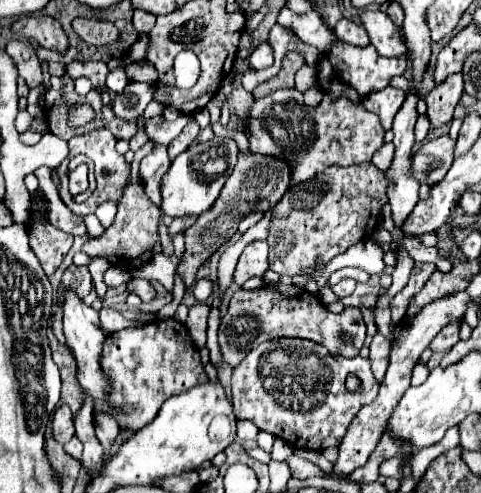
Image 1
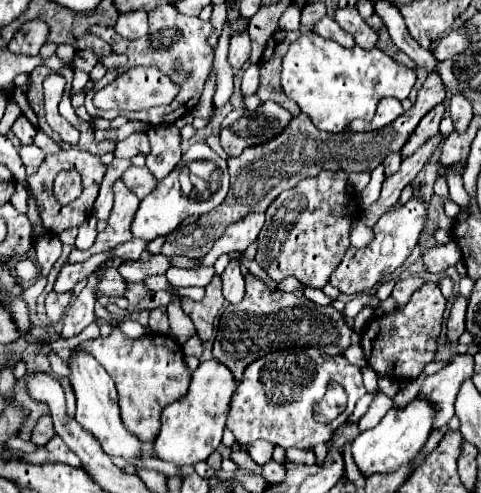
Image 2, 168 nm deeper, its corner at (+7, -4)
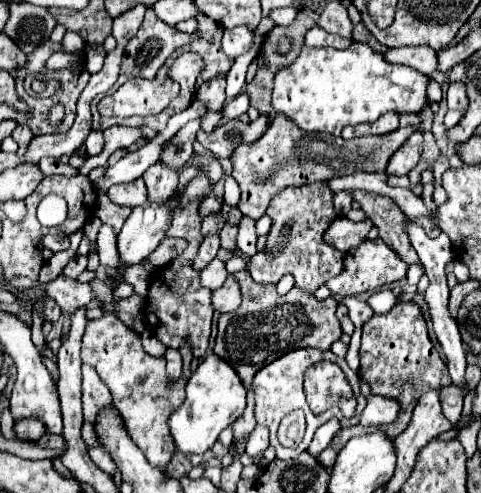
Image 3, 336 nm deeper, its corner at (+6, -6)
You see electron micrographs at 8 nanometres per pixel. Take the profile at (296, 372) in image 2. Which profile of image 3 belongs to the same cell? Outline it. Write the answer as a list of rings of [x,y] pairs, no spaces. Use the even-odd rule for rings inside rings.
[[[317,348],[293,350],[293,352],[285,354],[285,356],[281,356],[279,360],[267,364],[265,368],[261,368],[261,370],[255,374],[255,378],[253,378],[255,420],[257,420],[257,424],[269,428],[269,432],[271,432],[271,446],[277,450],[277,458],[279,458],[279,460],[297,458],[301,452],[305,452],[307,446],[309,446],[309,442],[311,442],[311,438],[313,438],[313,434],[315,434],[315,430],[317,430],[321,424],[325,424],[329,418],[337,418],[341,426],[355,426],[355,424],[359,424],[359,414],[361,414],[363,408],[365,408],[365,396],[363,396],[361,390],[359,390],[359,376],[347,366],[345,358],[337,358],[335,354],[333,354],[333,362],[341,366],[341,370],[345,372],[345,376],[347,376],[347,380],[349,380],[349,384],[351,384],[351,388],[353,388],[353,394],[355,394],[355,398],[357,398],[357,410],[355,410],[353,418],[345,418],[337,408],[331,408],[331,412],[323,412],[321,416],[315,416],[315,414],[307,408],[307,400],[305,400],[305,392],[303,392],[303,376],[305,376],[305,370],[307,370],[309,366],[325,360],[325,358],[327,358],[327,354],[321,352],[321,350],[317,350]],[[297,408],[301,408],[301,410],[305,412],[305,418],[307,418],[305,440],[303,440],[295,450],[291,450],[291,448],[281,448],[281,444],[279,444],[279,440],[277,440],[277,426],[279,426],[283,414],[289,414],[289,412],[293,412],[293,410],[297,410]]]

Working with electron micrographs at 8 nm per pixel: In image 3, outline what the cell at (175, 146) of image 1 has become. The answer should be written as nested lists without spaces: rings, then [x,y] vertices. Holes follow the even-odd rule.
[[[157,162],[149,170],[145,170],[143,180],[145,180],[147,192],[149,192],[149,200],[151,202],[165,202],[179,184],[179,172],[171,166]]]

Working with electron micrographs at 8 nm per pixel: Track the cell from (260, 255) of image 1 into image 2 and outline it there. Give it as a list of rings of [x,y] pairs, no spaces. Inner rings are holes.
[[[232,260],[222,272],[222,294],[230,304],[238,304],[244,298],[244,276],[240,272],[240,262]]]

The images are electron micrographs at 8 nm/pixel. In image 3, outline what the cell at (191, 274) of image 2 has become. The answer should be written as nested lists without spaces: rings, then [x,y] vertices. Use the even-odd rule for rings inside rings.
[[[215,258],[211,264],[207,264],[201,272],[201,284],[209,290],[221,288],[225,278],[227,278],[227,270],[225,270],[225,264],[219,258]]]

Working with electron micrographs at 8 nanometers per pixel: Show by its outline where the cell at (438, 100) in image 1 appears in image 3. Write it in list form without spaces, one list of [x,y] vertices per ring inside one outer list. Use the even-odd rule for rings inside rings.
[[[415,130],[407,142],[393,154],[393,158],[389,160],[389,166],[387,166],[387,172],[389,174],[397,174],[397,176],[403,176],[407,174],[411,168],[417,166],[419,158],[421,158],[421,146],[423,146],[423,132],[421,130]]]

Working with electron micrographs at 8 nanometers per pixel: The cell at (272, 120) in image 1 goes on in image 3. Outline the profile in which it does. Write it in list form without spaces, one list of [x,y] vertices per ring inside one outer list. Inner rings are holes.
[[[261,114],[253,122],[243,122],[243,120],[229,120],[221,126],[217,126],[211,134],[205,134],[203,130],[197,134],[197,140],[211,150],[219,158],[229,158],[233,154],[233,148],[239,144],[251,144],[259,140],[265,130],[269,128],[271,118],[267,114]]]

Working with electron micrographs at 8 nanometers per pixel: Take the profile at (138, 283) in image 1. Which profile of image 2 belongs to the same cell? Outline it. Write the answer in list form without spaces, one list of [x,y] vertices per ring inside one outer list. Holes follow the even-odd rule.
[[[106,268],[104,276],[100,278],[98,286],[96,286],[96,298],[100,296],[124,296],[126,292],[126,282],[124,278],[120,276],[120,272],[116,268]]]

